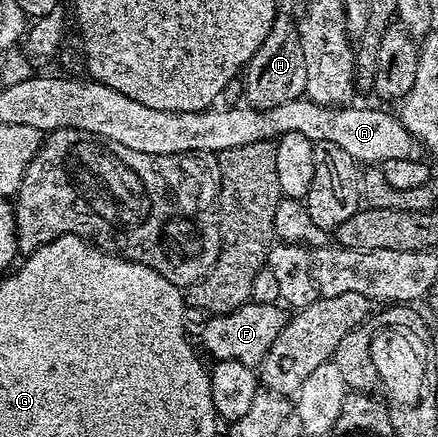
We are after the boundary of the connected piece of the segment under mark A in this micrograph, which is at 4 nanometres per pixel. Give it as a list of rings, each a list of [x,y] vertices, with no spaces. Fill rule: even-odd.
[[[302,96],[281,105],[266,108],[239,106],[217,110],[210,108],[195,113],[185,113],[185,134],[192,149],[208,150],[220,154],[227,148],[259,141],[272,141],[282,134],[295,131],[314,142],[338,144],[354,161],[365,164],[381,164],[387,159],[407,159],[414,155],[414,136],[392,111],[377,108],[323,106]],[[261,109],[261,110],[259,110]]]

